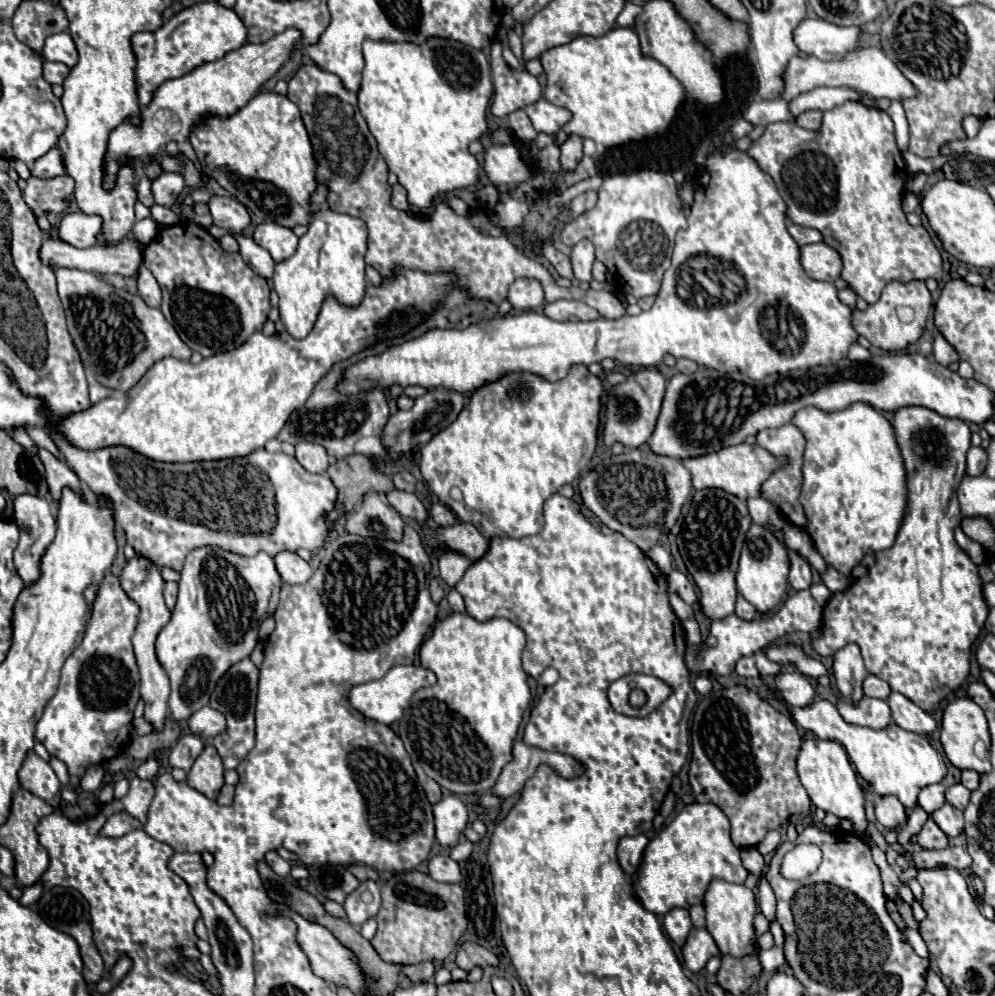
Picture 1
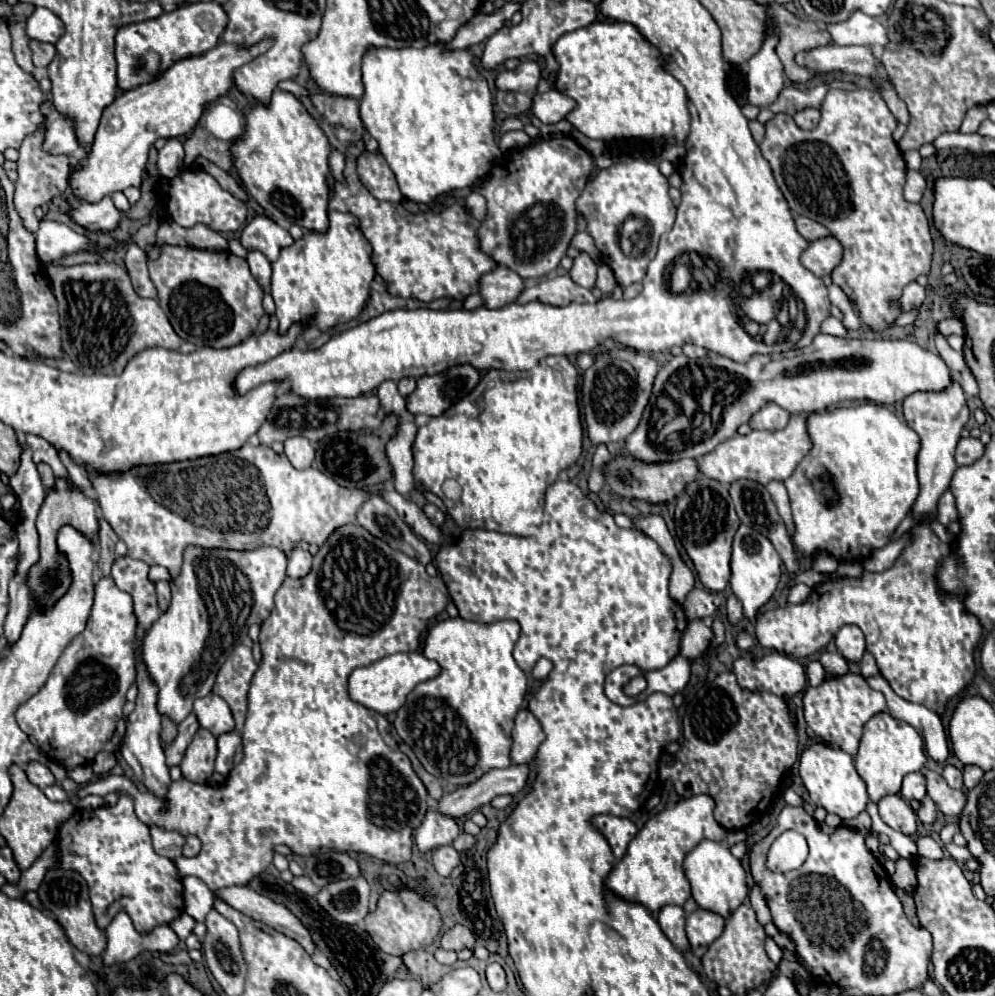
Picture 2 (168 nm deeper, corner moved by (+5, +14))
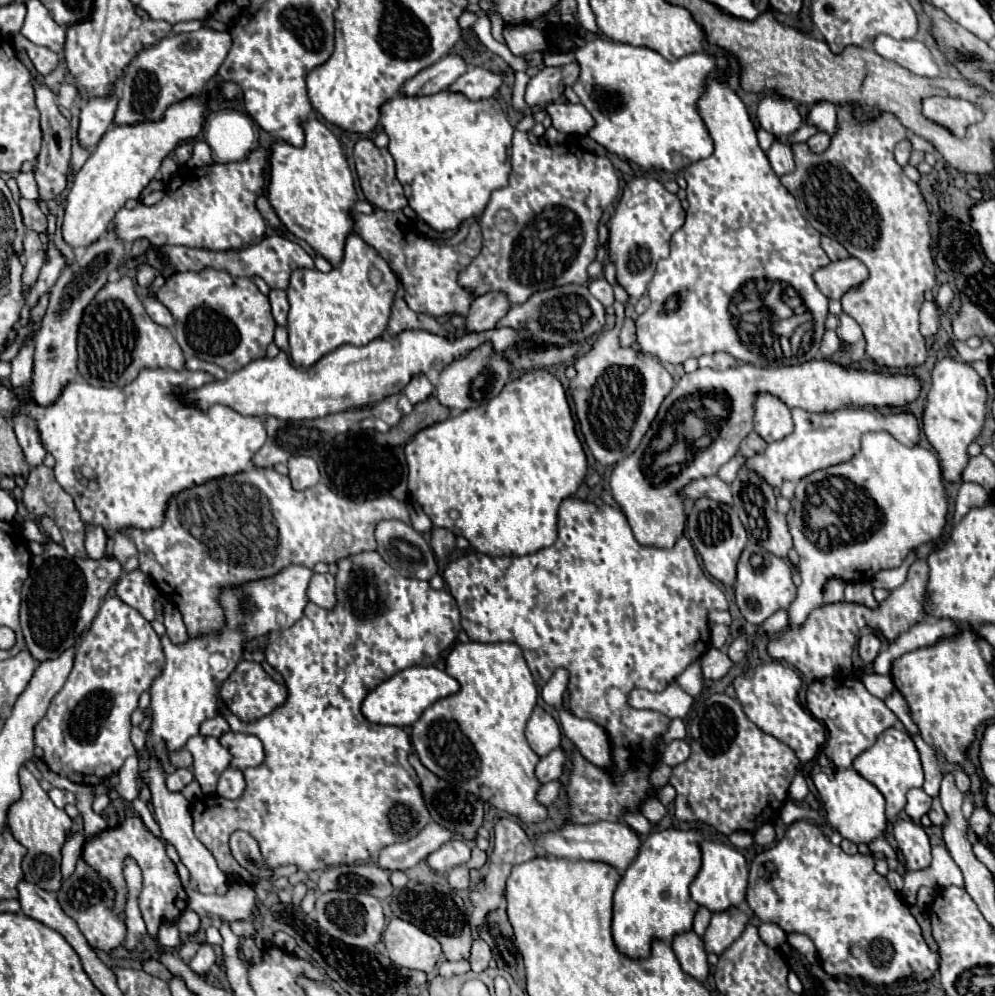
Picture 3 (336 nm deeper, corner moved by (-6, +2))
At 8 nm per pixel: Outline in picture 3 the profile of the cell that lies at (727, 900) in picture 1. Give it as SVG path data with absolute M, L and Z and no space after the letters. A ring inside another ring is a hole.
M702 839L700 841L700 851L702 851L702 867L690 885L690 895L692 899L710 909L712 913L716 911L726 911L728 907L738 907L746 899L746 887L748 887L748 863L740 851L734 849L734 845L722 843L722 841L712 841L712 839Z

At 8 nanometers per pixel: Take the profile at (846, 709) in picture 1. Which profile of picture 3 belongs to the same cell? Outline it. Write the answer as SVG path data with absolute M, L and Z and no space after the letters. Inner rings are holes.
M832 675L812 681L806 693L806 707L818 721L824 723L828 731L824 753L838 769L850 769L852 761L870 749L878 735L886 729L902 727L900 719L886 707L886 703L870 695L864 683L852 675Z

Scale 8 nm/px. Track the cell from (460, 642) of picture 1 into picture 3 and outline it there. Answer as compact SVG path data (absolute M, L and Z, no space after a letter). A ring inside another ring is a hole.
M470 641L470 643L458 643L458 645L452 649L452 653L448 655L448 659L446 659L446 673L450 673L450 675L460 683L460 691L454 693L454 695L450 695L450 697L444 697L444 699L436 701L434 705L430 705L430 707L422 713L422 717L412 725L412 735L410 735L410 739L412 739L412 745L414 745L414 749L416 749L416 753L418 753L420 761L422 761L422 765L426 765L426 769L430 769L434 775L442 777L444 781L450 781L452 785L458 785L458 787L466 789L468 793L480 795L480 789L484 787L484 801L486 801L486 803L494 805L494 807L500 809L500 811L506 811L506 813L516 815L516 817L518 817L520 821L524 821L524 823L542 823L542 821L546 821L546 819L548 819L548 807L542 805L542 803L538 803L538 799L536 799L536 793L538 793L538 789L542 787L542 783L536 779L536 773L534 773L536 763L538 763L540 757L530 749L530 745L528 745L528 741L526 741L526 737L524 737L526 723L528 723L528 719L530 719L530 715L532 715L532 709L534 709L534 705L536 705L536 699L538 699L538 689L536 689L536 685L534 685L532 673L530 673L528 665L526 665L526 661L524 661L524 657L522 657L520 647L514 645L514 643L494 643L494 645L472 643L472 641Z

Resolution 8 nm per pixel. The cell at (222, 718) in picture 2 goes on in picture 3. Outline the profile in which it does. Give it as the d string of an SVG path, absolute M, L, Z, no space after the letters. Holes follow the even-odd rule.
M228 731L220 737L220 743L232 753L230 767L244 771L248 767L258 767L264 763L264 749L262 743L254 735L242 735Z

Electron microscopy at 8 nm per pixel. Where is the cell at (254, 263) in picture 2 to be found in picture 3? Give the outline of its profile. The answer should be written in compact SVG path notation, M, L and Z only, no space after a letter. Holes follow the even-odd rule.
M272 289L270 291L270 305L272 305L272 315L276 319L278 325L286 325L286 315L288 315L288 299L286 299L286 291L278 291Z

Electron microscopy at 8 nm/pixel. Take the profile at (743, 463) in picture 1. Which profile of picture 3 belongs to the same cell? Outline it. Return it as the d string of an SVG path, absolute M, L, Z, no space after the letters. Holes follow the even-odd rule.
M842 407L836 411L804 411L804 409L792 409L794 415L794 431L784 437L782 441L774 441L766 447L764 453L752 457L748 465L762 473L762 477L772 485L780 487L784 481L798 483L802 477L850 461L860 451L860 437L868 431L888 431L896 441L900 441L906 447L914 447L920 441L920 425L914 413L902 411L902 413L878 413L874 409L862 409L862 407Z

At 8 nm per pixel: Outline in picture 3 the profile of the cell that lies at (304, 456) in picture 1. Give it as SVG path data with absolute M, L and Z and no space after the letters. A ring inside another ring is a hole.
M298 455L298 457L290 457L290 461L288 461L288 477L290 477L292 487L296 491L302 491L302 489L308 489L318 483L320 471L312 457Z

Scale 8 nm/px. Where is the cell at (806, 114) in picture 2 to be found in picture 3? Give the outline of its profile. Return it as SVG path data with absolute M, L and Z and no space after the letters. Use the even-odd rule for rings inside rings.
M818 131L818 133L816 133L814 137L810 137L806 143L808 143L808 147L810 147L812 153L824 153L824 151L828 149L828 145L830 145L830 135Z

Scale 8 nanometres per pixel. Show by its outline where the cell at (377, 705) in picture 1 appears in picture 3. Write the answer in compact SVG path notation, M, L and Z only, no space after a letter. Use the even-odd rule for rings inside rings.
M408 667L382 685L378 685L362 703L362 713L370 723L376 725L396 725L396 727L408 727L412 725L426 707L436 703L438 699L444 699L448 695L454 695L460 689L458 681L450 677L446 671L440 671L436 667Z

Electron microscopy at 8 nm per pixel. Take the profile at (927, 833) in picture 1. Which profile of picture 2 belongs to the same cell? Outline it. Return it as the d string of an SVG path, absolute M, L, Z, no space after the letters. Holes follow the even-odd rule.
M925 797L921 801L921 807L917 811L917 817L921 819L923 825L931 825L937 819L937 809L935 809L935 803L931 801L931 797Z

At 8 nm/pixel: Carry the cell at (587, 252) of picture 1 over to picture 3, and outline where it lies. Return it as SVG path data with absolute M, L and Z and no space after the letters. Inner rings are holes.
M598 277L598 279L590 281L590 283L588 283L588 289L590 289L590 293L592 293L604 307L610 307L610 305L614 303L614 293L612 293L612 287L610 287L610 283L608 283L606 279Z

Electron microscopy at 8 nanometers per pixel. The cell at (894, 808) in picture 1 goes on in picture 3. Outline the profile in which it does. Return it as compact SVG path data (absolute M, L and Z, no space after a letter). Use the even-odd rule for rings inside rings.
M910 819L896 821L894 823L894 837L898 841L898 849L902 851L906 867L910 871L930 867L930 861L932 861L930 841L920 825L916 825Z

